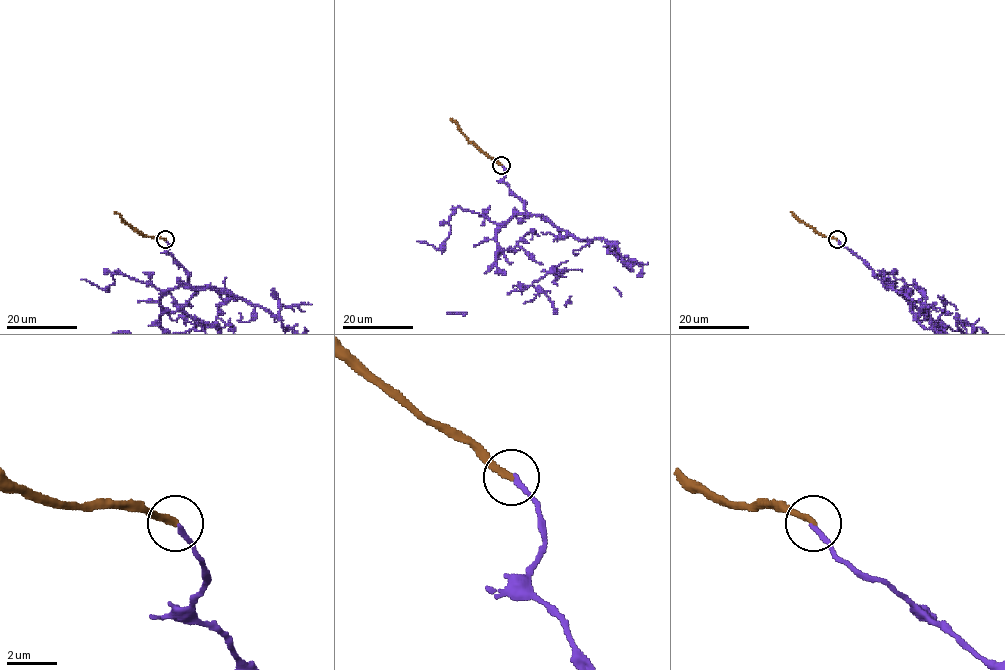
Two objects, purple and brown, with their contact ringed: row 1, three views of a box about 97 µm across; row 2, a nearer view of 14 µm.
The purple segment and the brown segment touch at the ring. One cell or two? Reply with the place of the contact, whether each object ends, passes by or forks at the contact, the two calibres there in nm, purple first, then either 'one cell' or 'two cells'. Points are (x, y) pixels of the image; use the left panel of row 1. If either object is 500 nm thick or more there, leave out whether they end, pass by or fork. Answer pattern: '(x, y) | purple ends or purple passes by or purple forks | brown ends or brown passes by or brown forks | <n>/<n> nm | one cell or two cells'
(165, 239) | purple ends | brown ends | 190/280 nm | two cells

